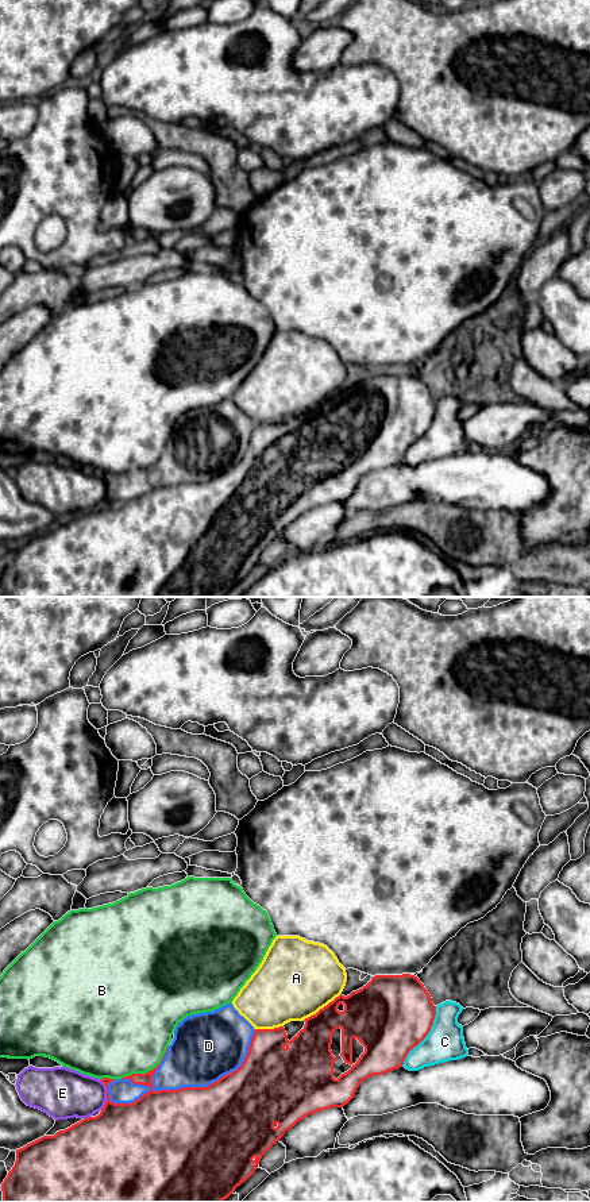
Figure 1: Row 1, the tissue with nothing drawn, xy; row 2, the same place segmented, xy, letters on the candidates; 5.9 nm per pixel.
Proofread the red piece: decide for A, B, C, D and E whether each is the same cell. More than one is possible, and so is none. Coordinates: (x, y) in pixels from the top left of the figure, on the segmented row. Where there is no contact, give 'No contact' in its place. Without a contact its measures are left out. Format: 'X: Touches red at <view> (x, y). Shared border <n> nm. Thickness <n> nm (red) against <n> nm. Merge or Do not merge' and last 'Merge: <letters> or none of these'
A: Touches red at xy (323, 1008). Shared border 280 nm. Thickness 260 nm (red) against 460 nm. Do not merge
B: Touches red at xy (149, 1071). Shared border 340 nm. Thickness 260 nm (red) against 460 nm. Do not merge
C: Touches red at xy (425, 1036). Shared border 420 nm. Thickness 480 nm (red) against 220 nm. Do not merge
D: Touches red at xy (192, 1087). Shared border 950 nm. Thickness 500 nm (red) against 380 nm. Do not merge
E: Touches red at xy (107, 1094). Shared border 180 nm. Thickness 360 nm (red) against 300 nm. Do not merge
Merge: none of these

